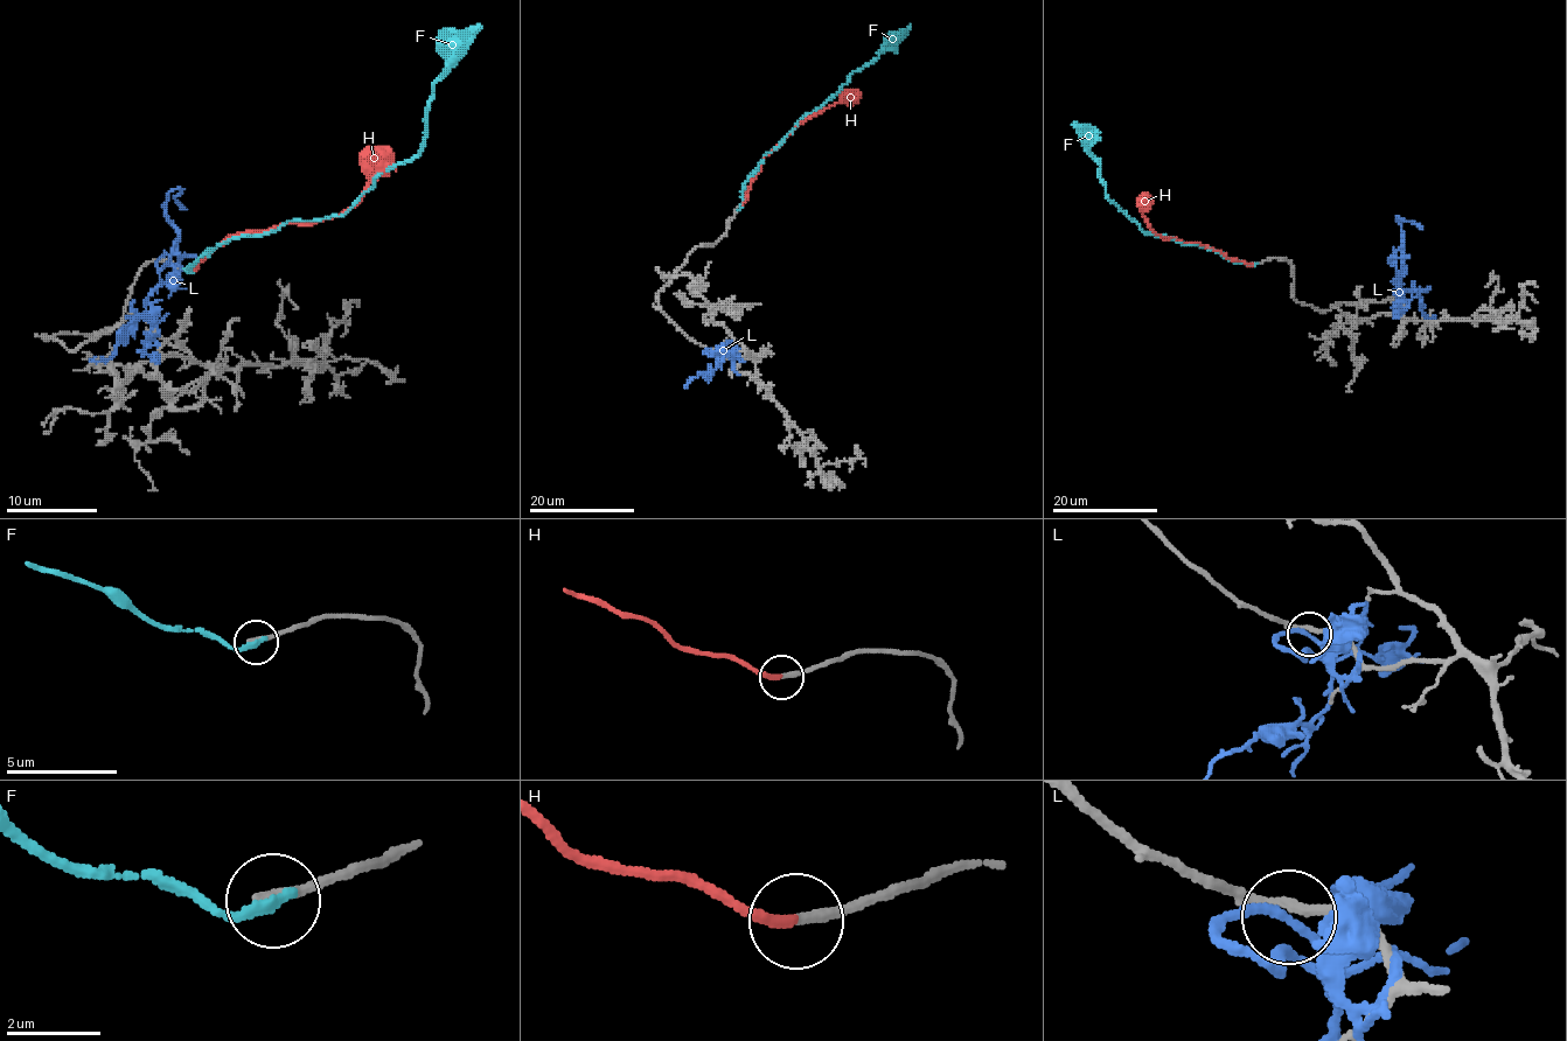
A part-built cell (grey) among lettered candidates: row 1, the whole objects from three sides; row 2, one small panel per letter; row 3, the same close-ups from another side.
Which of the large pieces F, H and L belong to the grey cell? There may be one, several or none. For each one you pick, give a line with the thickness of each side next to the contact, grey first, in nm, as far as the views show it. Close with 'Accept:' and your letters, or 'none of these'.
H: 220 nm thick on the grey side, 200 nm on the other
Accept: H

